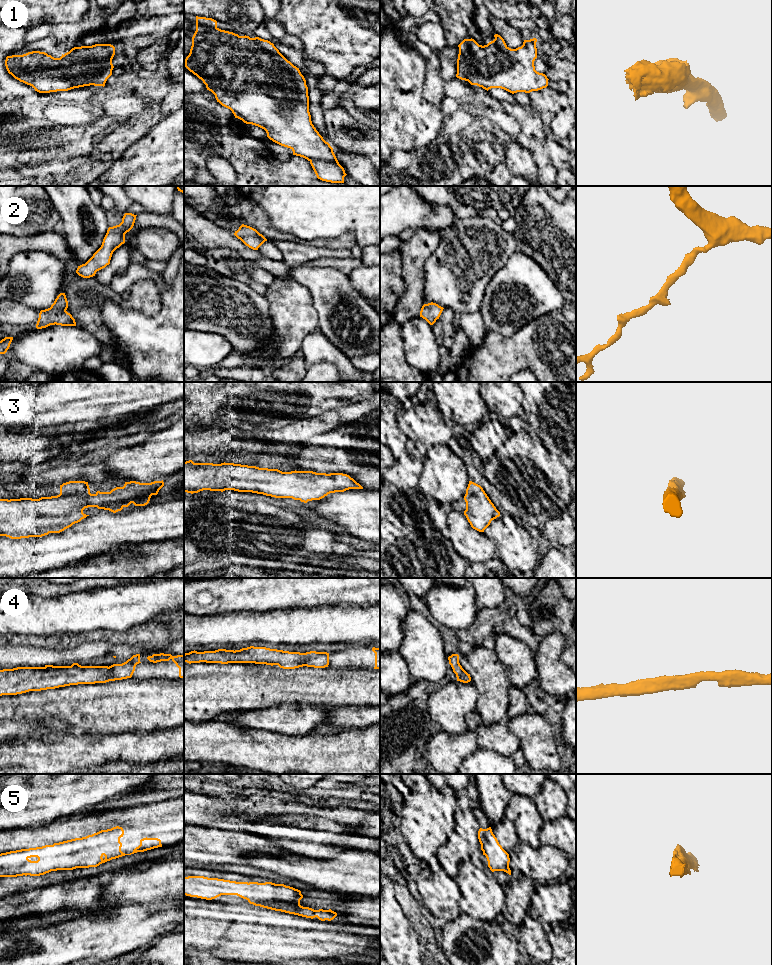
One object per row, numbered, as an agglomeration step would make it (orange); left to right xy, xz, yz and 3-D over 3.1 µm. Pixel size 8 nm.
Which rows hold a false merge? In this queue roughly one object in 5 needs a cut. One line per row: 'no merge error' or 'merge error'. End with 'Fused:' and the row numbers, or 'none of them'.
1: no merge error
2: no merge error
3: no merge error
4: no merge error
5: no merge error
Fused: none of them

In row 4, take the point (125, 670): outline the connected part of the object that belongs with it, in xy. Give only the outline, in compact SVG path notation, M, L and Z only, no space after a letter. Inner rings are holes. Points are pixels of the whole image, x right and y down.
M136 654L122 664L109 667L73 663L71 666L45 665L3 669L0 670L0 696L127 679L132 677L139 663L140 654Z

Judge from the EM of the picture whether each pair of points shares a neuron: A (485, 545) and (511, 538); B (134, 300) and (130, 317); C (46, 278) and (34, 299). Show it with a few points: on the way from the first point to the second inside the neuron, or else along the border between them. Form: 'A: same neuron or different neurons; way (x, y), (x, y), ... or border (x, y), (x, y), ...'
A: different neurons; border (482, 532), (494, 544), (497, 556)
B: different neurons; border (110, 300), (124, 308), (155, 314)
C: same neuron; way (41, 283), (37, 287), (37, 294)

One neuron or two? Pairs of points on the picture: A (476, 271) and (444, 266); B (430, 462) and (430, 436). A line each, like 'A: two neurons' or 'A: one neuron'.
A: one neuron
B: two neurons

